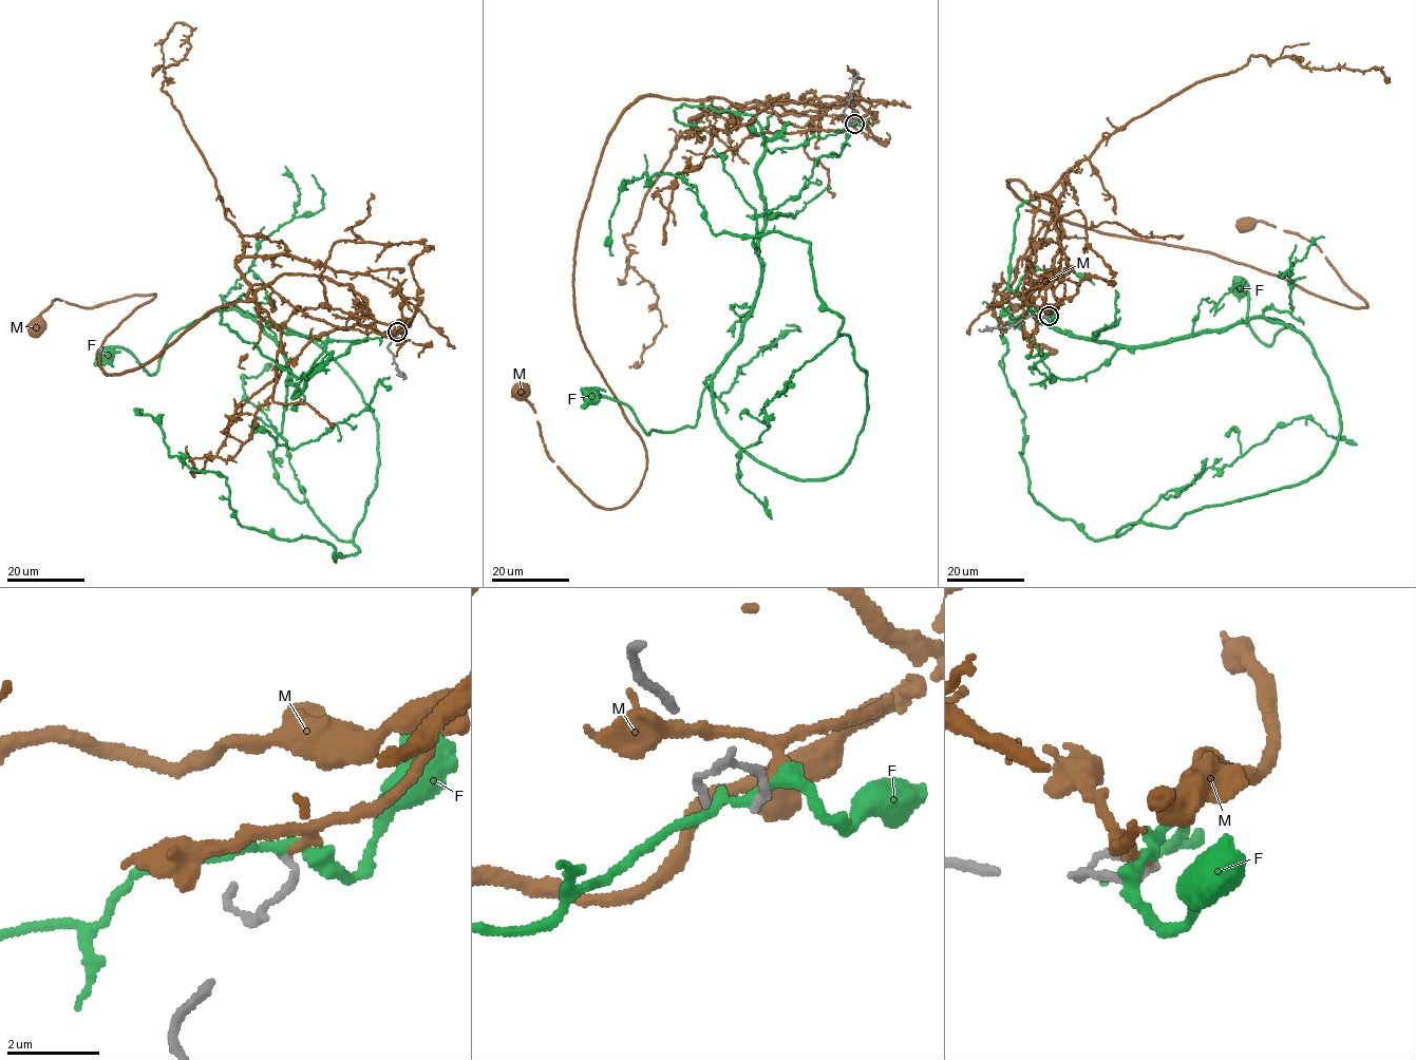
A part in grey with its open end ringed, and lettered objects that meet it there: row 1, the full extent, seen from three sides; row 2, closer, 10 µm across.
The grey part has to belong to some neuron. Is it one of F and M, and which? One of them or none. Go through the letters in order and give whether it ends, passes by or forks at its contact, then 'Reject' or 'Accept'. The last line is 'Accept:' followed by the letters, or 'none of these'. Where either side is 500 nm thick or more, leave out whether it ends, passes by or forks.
F: It passes by. Reject
M: It ends there. Accept
Accept: M

